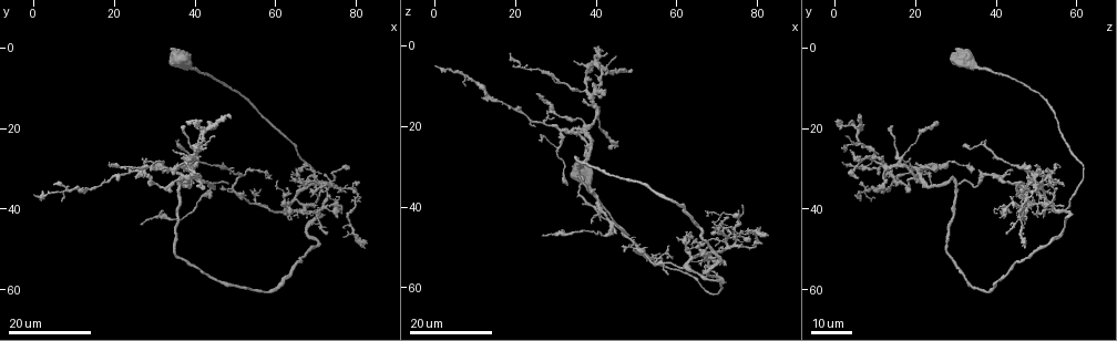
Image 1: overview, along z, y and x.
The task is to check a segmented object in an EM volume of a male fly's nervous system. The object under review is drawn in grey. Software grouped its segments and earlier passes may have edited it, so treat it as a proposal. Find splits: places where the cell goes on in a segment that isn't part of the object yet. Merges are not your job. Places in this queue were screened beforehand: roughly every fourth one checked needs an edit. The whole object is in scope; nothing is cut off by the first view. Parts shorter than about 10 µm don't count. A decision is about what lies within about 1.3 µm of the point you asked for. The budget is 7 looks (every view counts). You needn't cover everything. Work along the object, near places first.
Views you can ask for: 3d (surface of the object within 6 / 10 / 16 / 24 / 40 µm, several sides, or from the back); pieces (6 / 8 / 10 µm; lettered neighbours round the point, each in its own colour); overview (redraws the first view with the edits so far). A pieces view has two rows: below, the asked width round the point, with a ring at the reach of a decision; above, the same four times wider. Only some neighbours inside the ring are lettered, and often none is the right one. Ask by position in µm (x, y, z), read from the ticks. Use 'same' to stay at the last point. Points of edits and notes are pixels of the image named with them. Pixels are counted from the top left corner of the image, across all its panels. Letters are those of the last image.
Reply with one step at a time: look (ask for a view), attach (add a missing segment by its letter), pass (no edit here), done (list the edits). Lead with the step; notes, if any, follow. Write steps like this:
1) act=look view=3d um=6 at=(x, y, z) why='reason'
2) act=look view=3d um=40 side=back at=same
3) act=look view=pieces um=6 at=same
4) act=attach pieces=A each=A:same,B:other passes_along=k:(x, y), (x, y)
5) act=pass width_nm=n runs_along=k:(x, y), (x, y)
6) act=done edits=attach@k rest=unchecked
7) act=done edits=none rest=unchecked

act=look view=3d um=24 at=(34.5, 25.0, 4.0) why='tapers out'

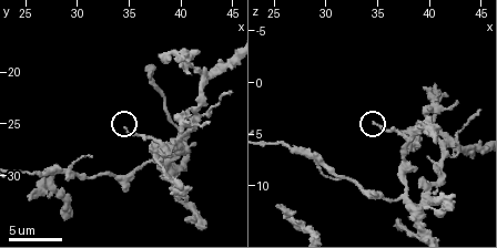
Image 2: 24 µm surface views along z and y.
act=look view=pieces um=6 at=(34.8, 25.2, 3.8) why='see the neighbours'

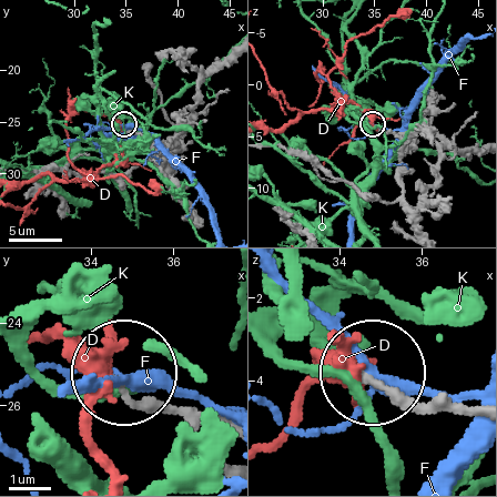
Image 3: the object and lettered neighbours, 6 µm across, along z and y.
act=pass each=D:other,F:other,K:other runs_along=3:(468, 411), (394, 397), (366, 372) found='no lettered segment goes on from it'

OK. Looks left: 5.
act=look view=pieces um=6 at=(25.4, 32.0, 12.0) why='end of a long branch'

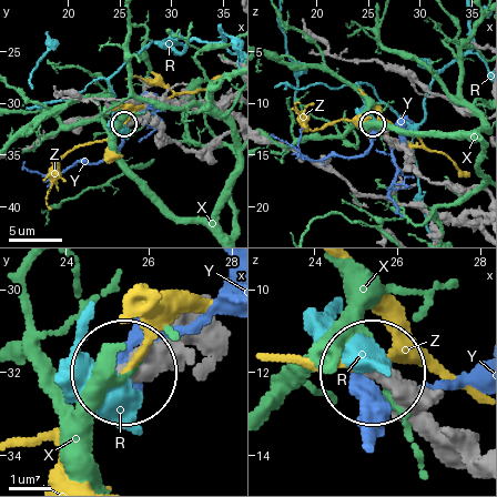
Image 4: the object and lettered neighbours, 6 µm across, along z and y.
act=pass each=R:other,X:other,Y:other,Z:other found='none of them fits'

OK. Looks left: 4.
act=look view=3d um=24 at=(35.5, 24.0, 32.0) why='long arm stops here'

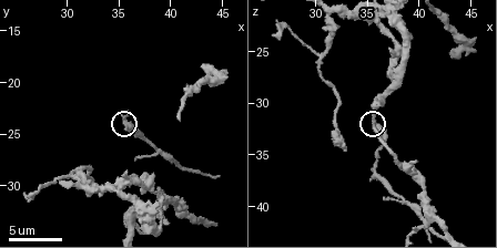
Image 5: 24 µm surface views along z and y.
act=look view=pieces um=10 at=same

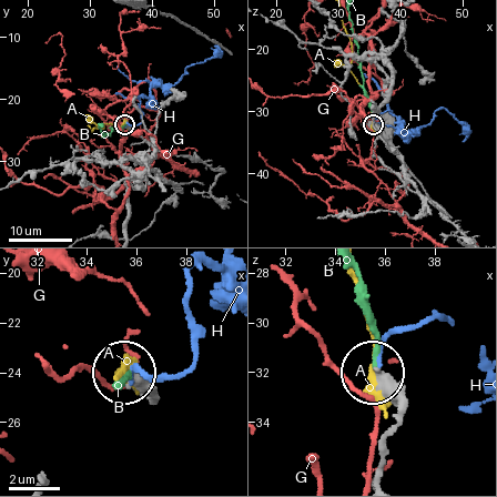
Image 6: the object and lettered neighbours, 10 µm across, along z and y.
act=attach pieces=B each=A:other,B:same,G:other,H:other found='the cell continues'

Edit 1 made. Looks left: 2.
act=done edits=attach@6 rest=unchecked

